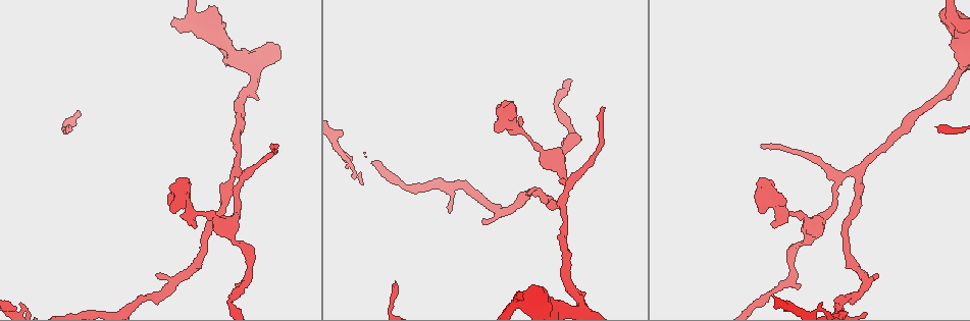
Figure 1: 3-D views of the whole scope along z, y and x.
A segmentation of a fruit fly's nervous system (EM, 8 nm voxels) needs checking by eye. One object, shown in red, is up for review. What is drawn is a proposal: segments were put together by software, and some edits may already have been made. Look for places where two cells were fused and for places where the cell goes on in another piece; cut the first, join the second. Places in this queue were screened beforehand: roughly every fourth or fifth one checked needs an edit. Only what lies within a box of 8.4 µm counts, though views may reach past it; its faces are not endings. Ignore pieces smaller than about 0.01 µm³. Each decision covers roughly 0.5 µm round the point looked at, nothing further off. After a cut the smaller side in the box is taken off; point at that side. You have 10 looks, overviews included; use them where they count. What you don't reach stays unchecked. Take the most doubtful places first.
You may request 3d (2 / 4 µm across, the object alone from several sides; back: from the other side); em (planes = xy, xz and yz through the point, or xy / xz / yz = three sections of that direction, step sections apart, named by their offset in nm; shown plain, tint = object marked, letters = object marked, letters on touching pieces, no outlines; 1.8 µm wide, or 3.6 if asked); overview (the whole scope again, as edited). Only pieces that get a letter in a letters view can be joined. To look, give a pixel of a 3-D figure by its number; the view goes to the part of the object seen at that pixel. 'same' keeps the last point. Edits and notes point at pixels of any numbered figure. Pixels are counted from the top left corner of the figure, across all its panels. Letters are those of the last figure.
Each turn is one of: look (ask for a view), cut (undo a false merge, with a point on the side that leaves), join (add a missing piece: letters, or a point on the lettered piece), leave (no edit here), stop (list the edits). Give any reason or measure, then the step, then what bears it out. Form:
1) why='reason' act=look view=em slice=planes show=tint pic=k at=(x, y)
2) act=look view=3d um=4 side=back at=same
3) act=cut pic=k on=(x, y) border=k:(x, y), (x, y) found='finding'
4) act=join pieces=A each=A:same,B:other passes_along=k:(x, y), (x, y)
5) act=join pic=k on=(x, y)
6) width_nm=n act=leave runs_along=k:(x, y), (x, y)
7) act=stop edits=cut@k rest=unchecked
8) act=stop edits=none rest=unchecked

act=look view=em slice=yz step=8 show=tint pic=1 at=(811, 226)

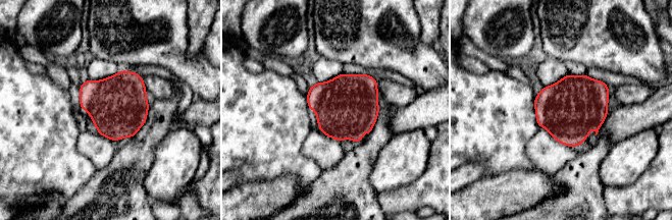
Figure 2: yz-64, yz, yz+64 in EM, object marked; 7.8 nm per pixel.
act=look view=em slice=planes show=letters at=same

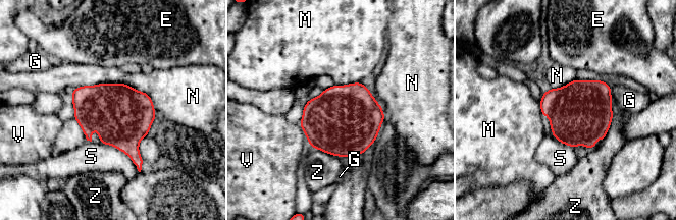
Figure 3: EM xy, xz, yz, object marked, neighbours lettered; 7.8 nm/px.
width_nm=460 act=leave each=E:other,G:other,M:other,N:other,S:other,V:other,Z:other border=3:(72, 90), (130, 85), (157, 118) found='one cell here'

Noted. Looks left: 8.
why='tapers out' act=look view=em slice=planes show=tint pic=1 at=(762, 144)

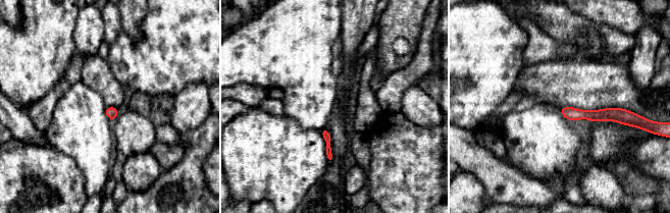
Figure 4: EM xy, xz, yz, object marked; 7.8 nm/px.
act=look view=em slice=planes show=letters at=same

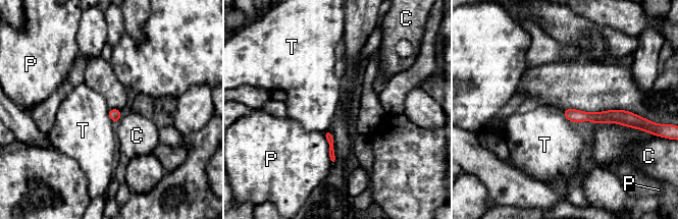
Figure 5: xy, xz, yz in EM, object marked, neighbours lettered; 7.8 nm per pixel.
act=leave each=C:other,P:other,T:other border=5:(564, 109), (563, 114), (575, 123) found='none of them fits'

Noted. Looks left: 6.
why='an open end' act=look view=em slice=planes show=letters pic=1 at=(188, 180)

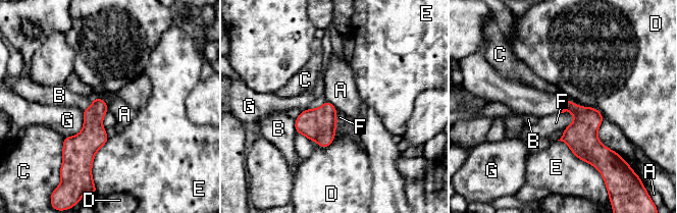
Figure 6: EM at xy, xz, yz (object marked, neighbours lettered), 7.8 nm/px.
act=leave each=A:other,B:other,C:other,D:other,E:other,F:other,G:other border=6:(94, 98), (101, 98), (107, 110) found='no lettered piece goes on from it'

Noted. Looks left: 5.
why='branch stops here' act=look view=3d um=4 pic=1 at=(482, 221)

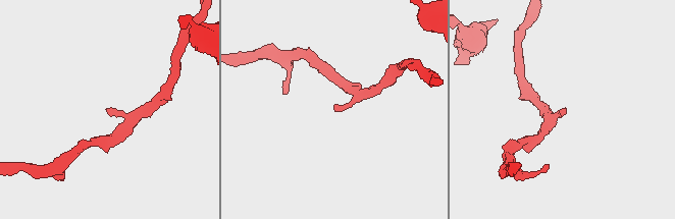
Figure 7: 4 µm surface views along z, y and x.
arm_widths_nm=180,200 act=look view=em slice=planes show=letters pic=7 at=(562, 111)

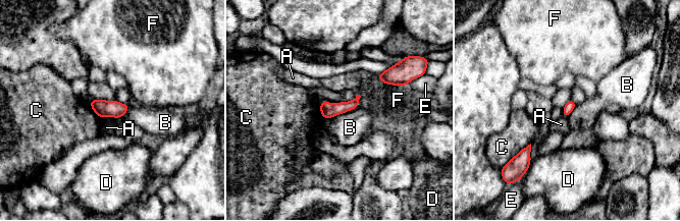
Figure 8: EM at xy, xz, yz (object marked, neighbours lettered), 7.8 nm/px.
act=leave each=A:other,B:other,C:other,D:other,E:other,F:other border=8:(358, 106), (329, 118) found='no lettered piece goes on from it'

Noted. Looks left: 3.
act=stop edits=none rest=unchecked

